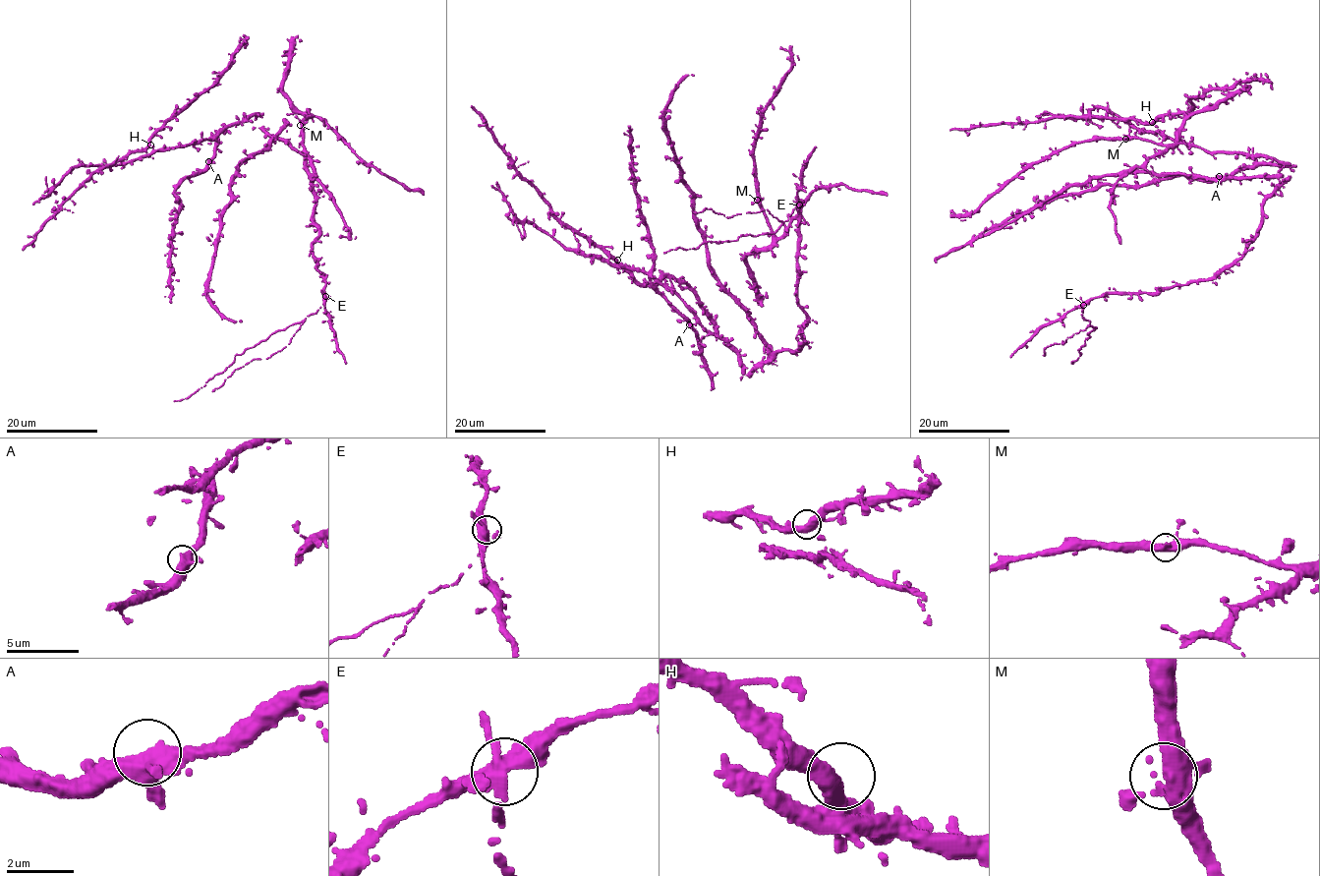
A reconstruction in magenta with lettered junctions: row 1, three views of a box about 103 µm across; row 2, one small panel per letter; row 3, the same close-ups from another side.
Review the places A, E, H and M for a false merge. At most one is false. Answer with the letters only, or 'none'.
E

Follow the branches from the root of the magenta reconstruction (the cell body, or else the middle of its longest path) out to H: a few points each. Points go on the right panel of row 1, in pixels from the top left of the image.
H: (1178, 141), (1158, 132), (1152, 122)

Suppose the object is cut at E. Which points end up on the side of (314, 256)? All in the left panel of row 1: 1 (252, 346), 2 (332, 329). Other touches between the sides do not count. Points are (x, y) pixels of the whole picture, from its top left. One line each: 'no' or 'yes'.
1: no
2: yes

